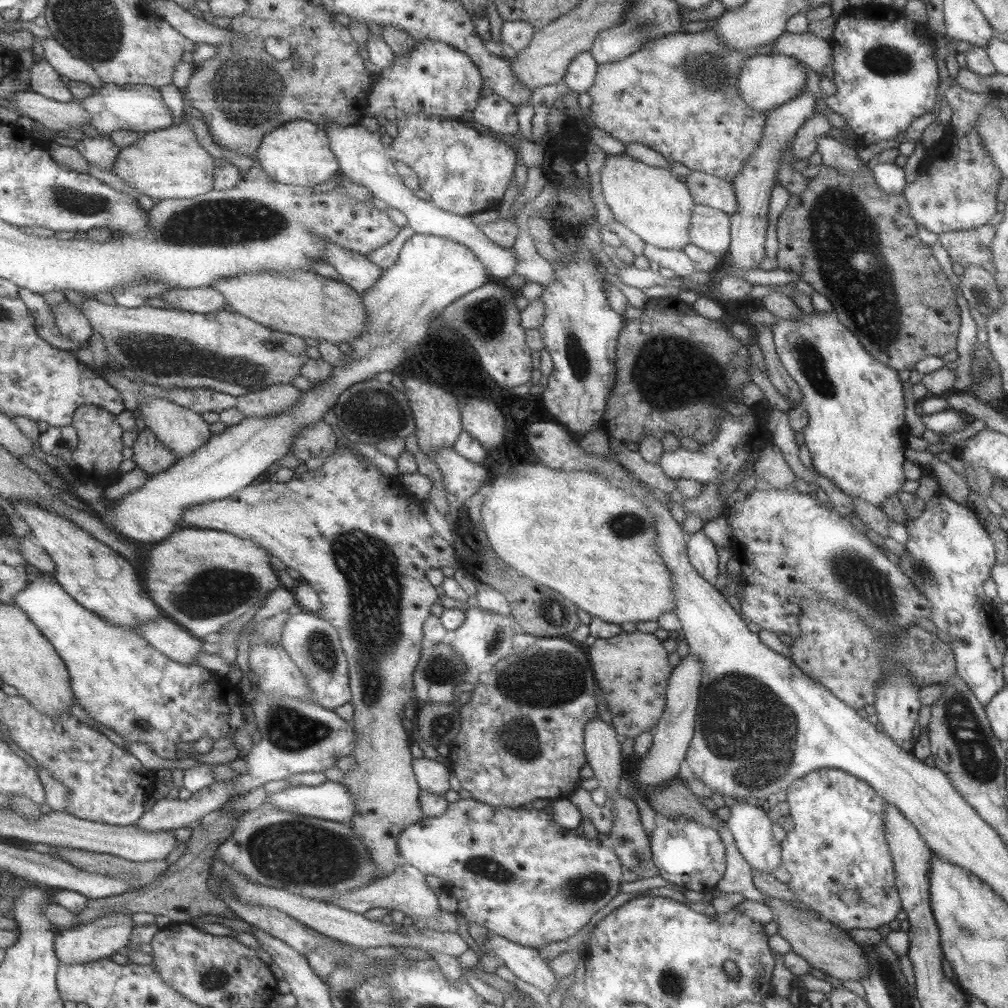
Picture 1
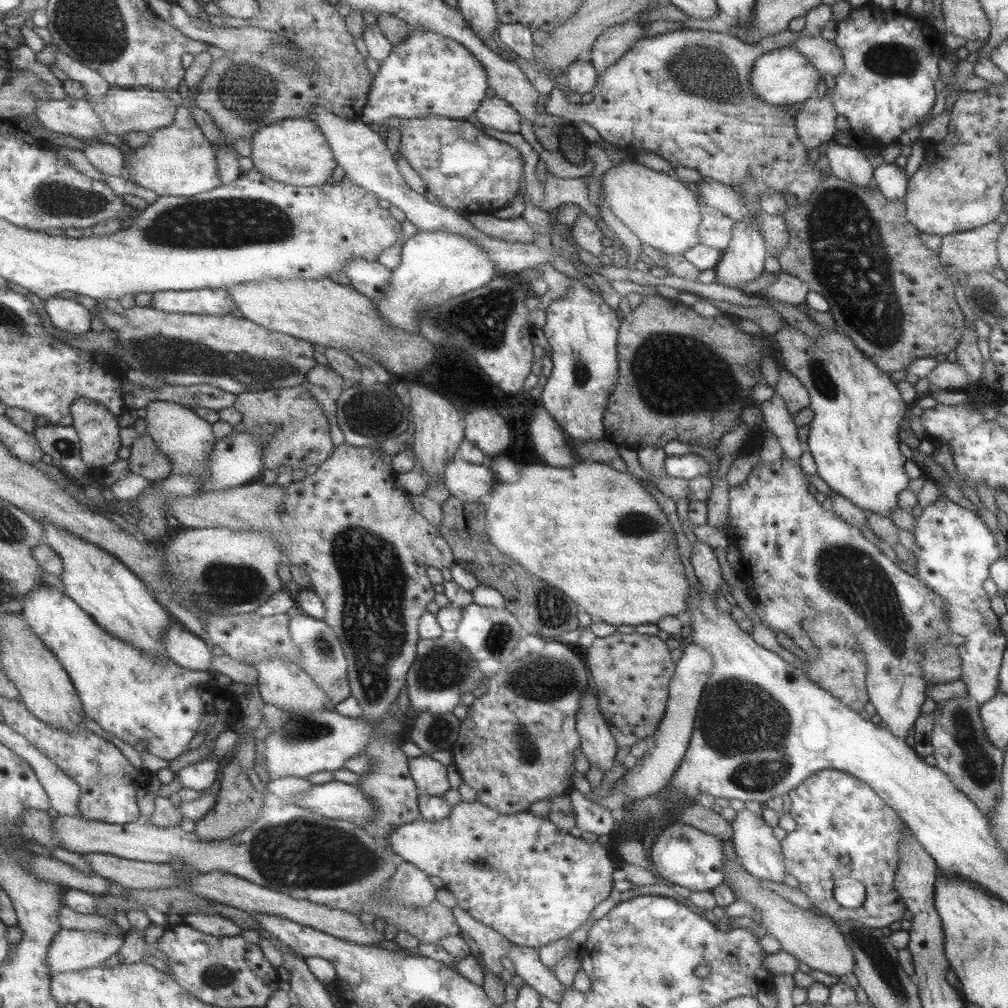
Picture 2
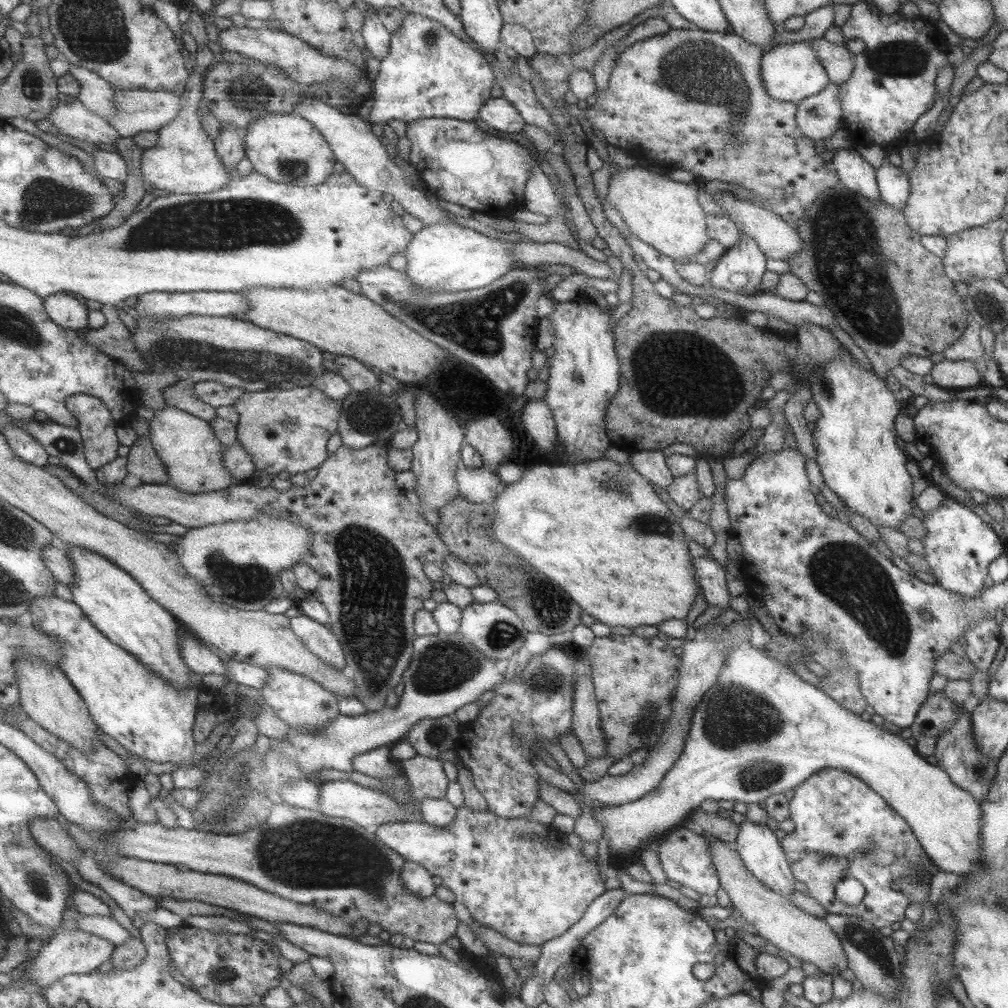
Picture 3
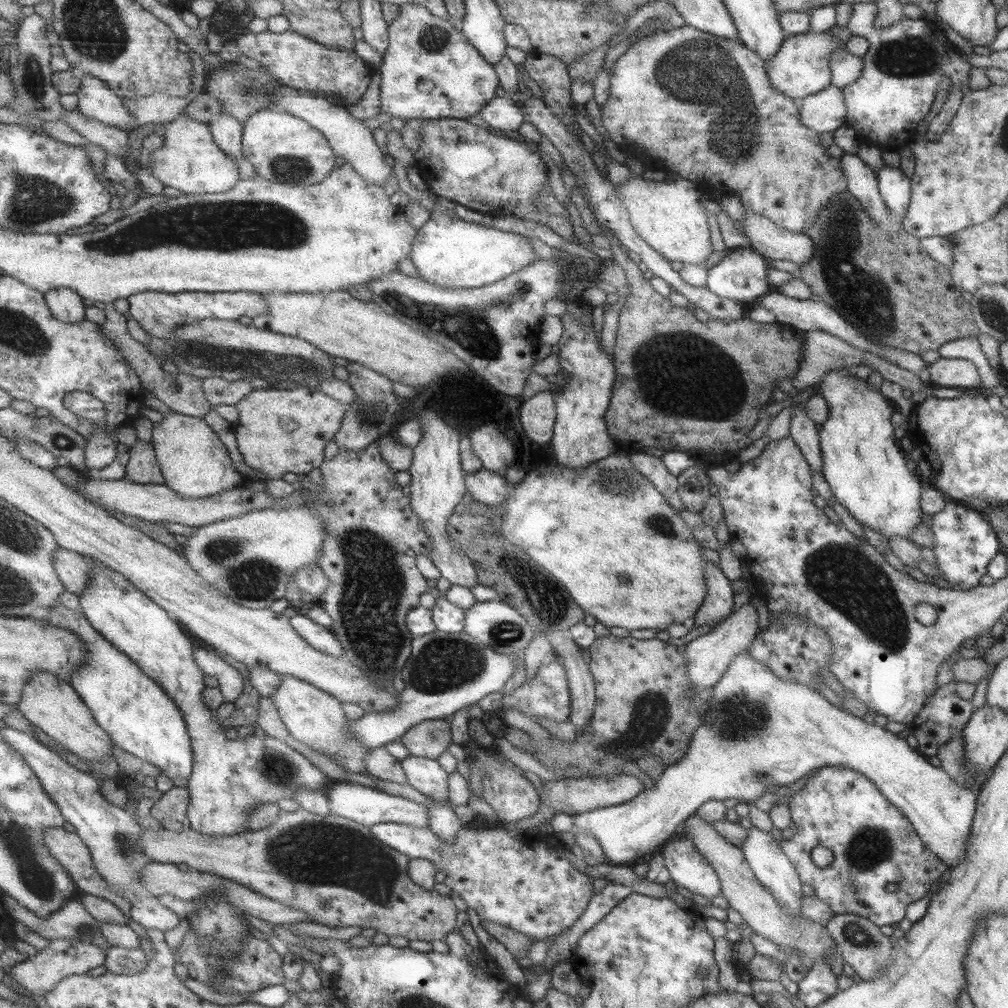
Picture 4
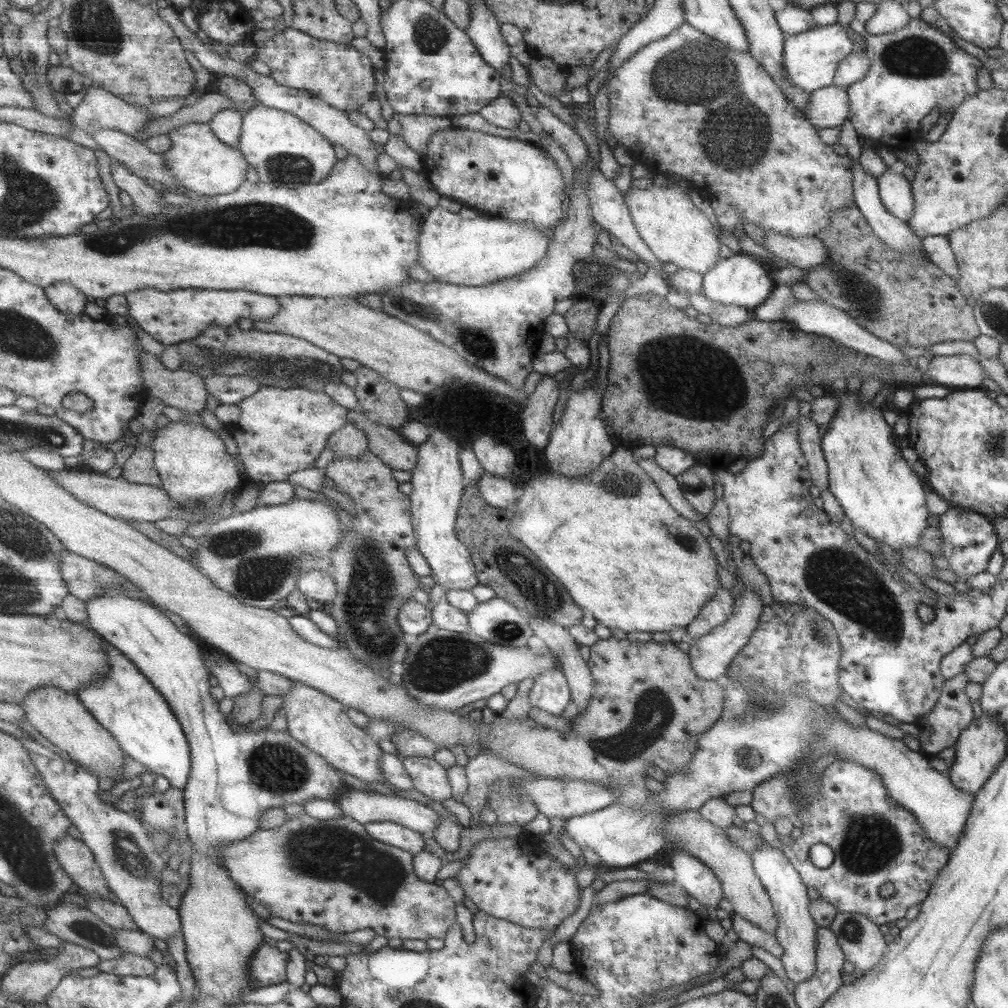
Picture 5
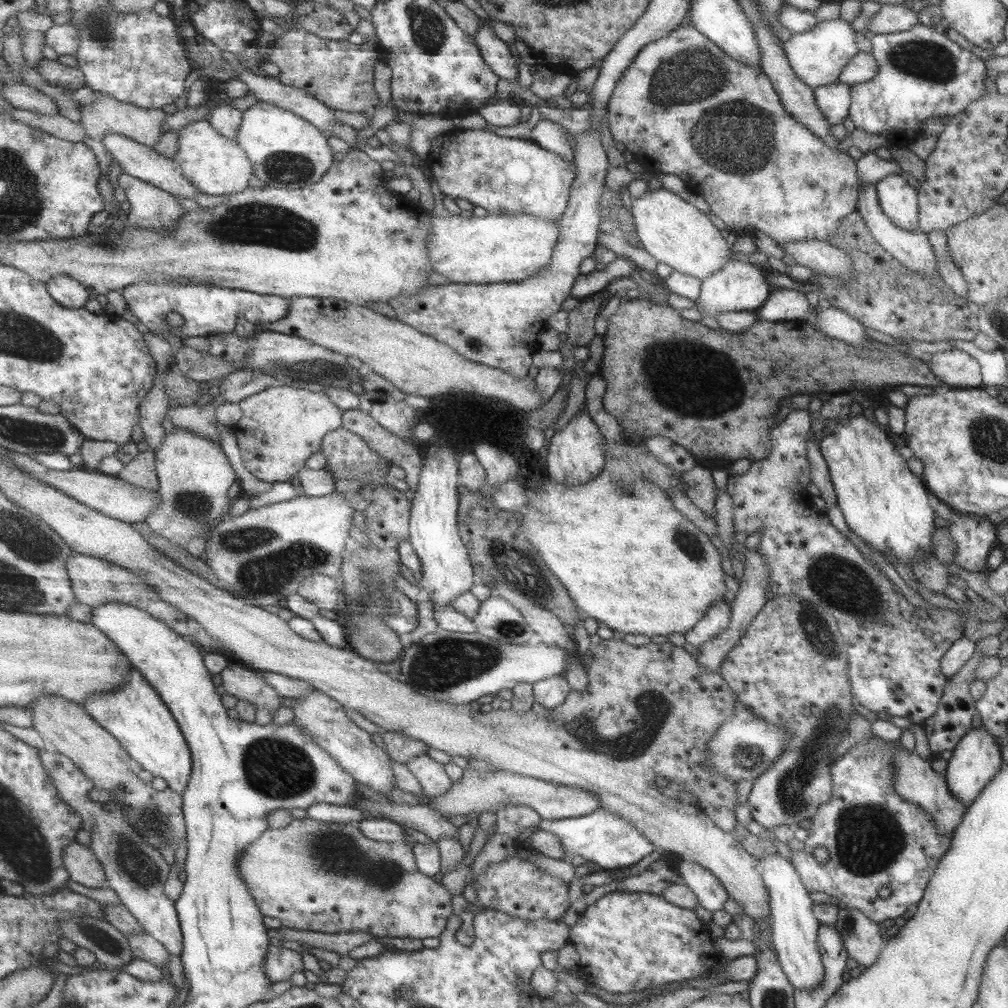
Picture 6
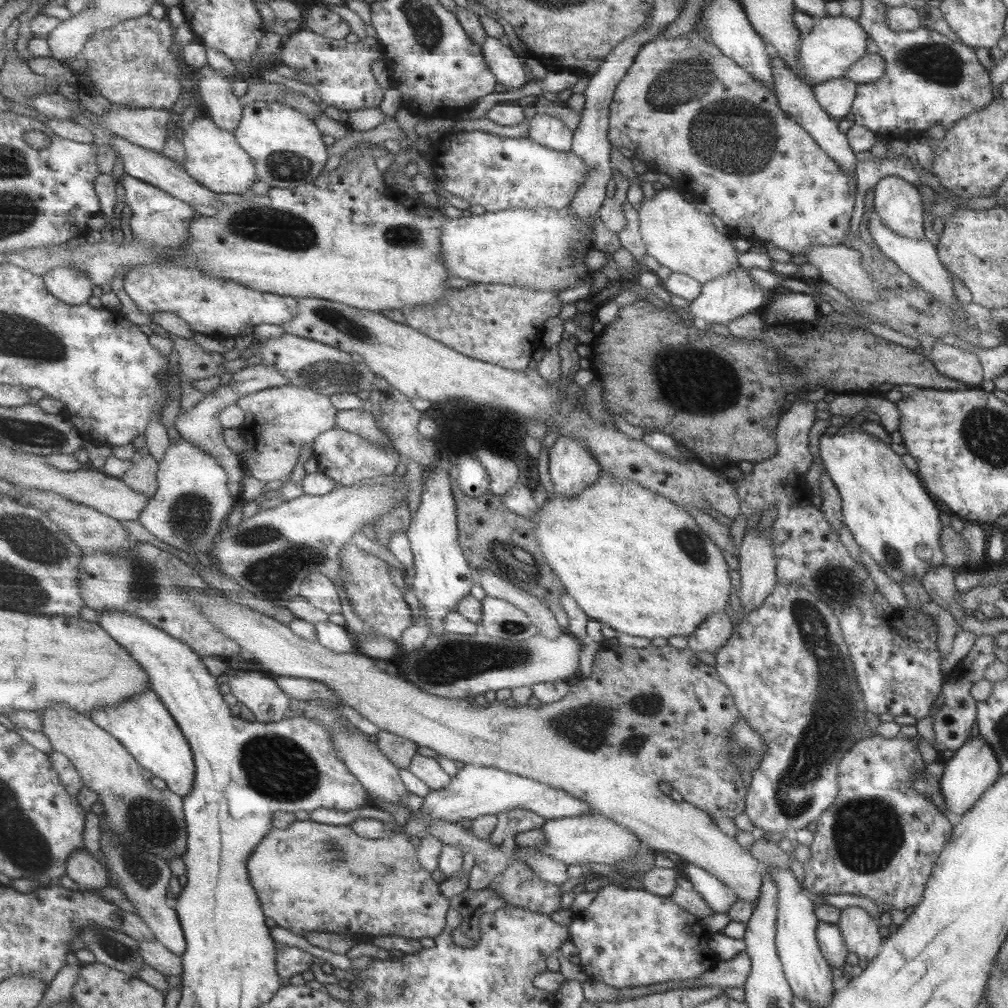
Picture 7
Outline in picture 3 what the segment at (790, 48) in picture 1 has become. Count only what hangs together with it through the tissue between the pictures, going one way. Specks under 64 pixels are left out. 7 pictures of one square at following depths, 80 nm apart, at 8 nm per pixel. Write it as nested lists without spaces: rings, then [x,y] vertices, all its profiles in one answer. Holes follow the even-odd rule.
[[[823,38],[811,40],[809,46],[814,50],[825,74],[833,84],[843,84],[851,76],[854,66],[846,46],[831,44]]]

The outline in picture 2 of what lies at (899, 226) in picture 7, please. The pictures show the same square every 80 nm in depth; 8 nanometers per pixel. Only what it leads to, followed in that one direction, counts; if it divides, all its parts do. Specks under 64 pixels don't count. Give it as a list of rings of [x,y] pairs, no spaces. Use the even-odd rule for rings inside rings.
[[[879,162],[873,169],[872,180],[874,186],[891,202],[903,201],[906,195],[908,179],[905,178],[903,169],[903,167],[895,165],[894,162]]]

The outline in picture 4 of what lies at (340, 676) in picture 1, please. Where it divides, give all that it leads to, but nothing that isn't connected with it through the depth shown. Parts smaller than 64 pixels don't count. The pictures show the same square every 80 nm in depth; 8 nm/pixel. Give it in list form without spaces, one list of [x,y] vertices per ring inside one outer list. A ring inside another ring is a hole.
[[[301,613],[290,618],[290,621],[295,630],[309,644],[312,644],[321,652],[326,652],[336,657],[343,657],[345,655],[342,640],[339,640],[339,637],[332,629],[322,624],[317,624],[310,616]]]

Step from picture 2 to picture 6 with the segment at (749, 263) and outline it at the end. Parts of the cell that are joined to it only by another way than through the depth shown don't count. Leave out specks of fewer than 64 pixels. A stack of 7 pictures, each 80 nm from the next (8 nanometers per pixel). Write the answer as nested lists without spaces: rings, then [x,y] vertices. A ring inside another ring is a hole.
[[[730,258],[717,272],[701,281],[700,293],[695,306],[705,316],[716,316],[720,312],[753,311],[759,308],[772,288],[764,281],[761,267]]]

